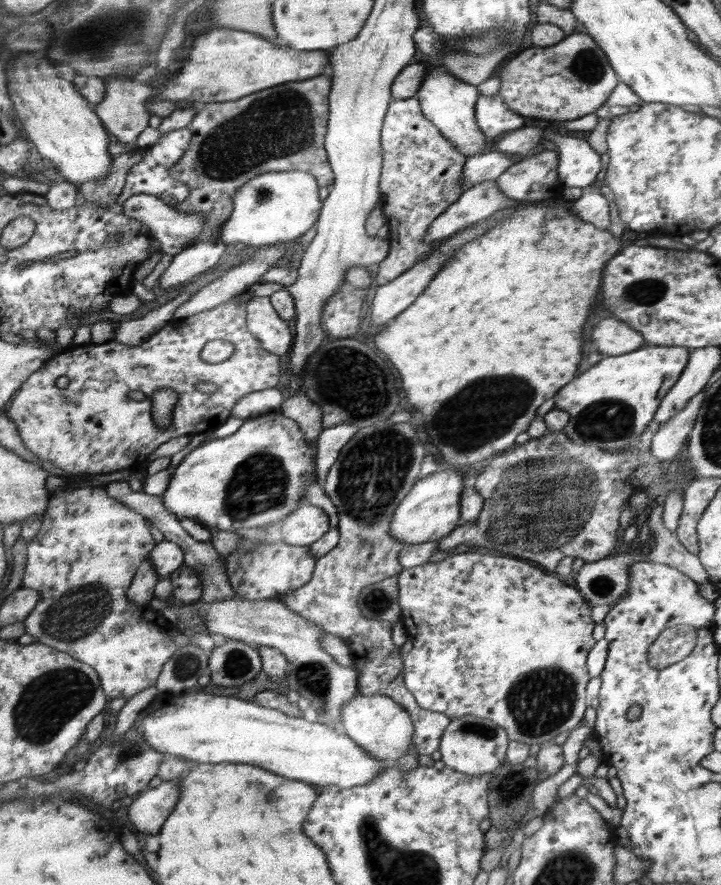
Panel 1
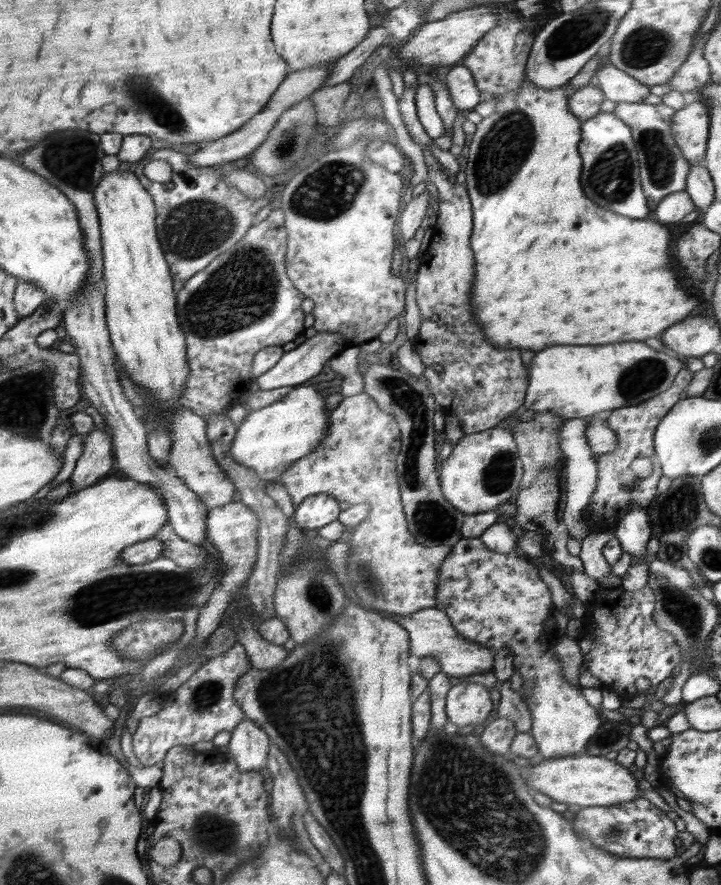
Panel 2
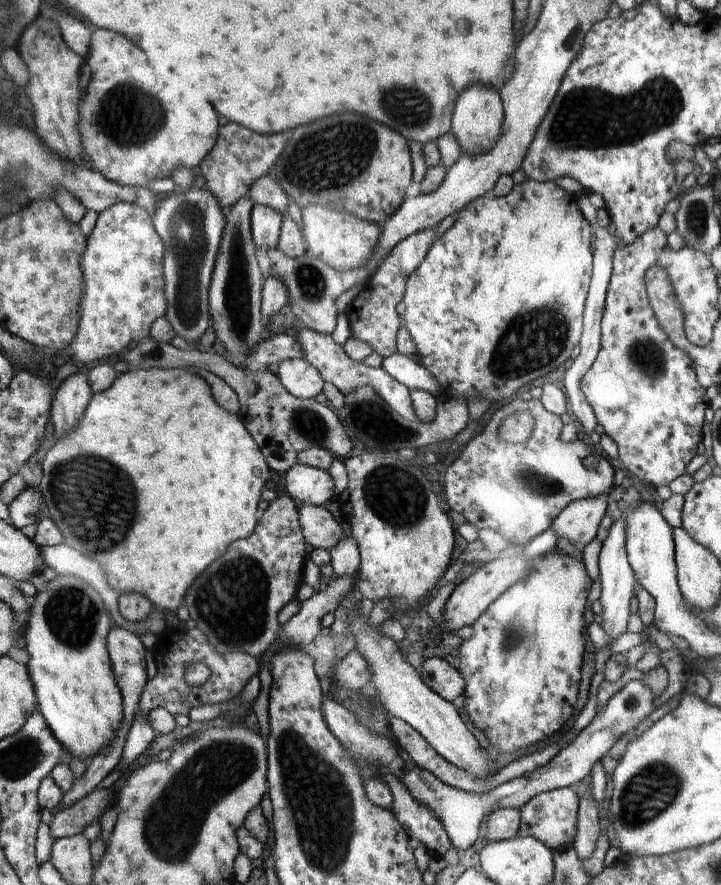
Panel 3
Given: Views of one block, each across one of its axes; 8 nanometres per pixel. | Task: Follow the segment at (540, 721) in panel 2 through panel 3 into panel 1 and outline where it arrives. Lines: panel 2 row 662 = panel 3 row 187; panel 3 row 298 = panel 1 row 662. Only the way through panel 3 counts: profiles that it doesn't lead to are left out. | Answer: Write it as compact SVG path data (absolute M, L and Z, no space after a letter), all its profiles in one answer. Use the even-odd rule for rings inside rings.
M472 548L463 554L448 556L440 562L428 562L412 568L403 568L397 574L399 582L397 601L401 608L399 622L413 642L413 649L404 654L403 683L422 708L444 713L451 719L468 714L487 718L499 724L507 732L509 741L523 742L530 746L552 741L558 734L571 731L582 724L588 698L585 690L591 679L586 668L587 654L596 642L592 637L595 628L591 614L592 607L576 587L564 583L557 574L550 574L550 576L548 574L550 573L530 561L505 555L492 556L491 553L478 554Z

